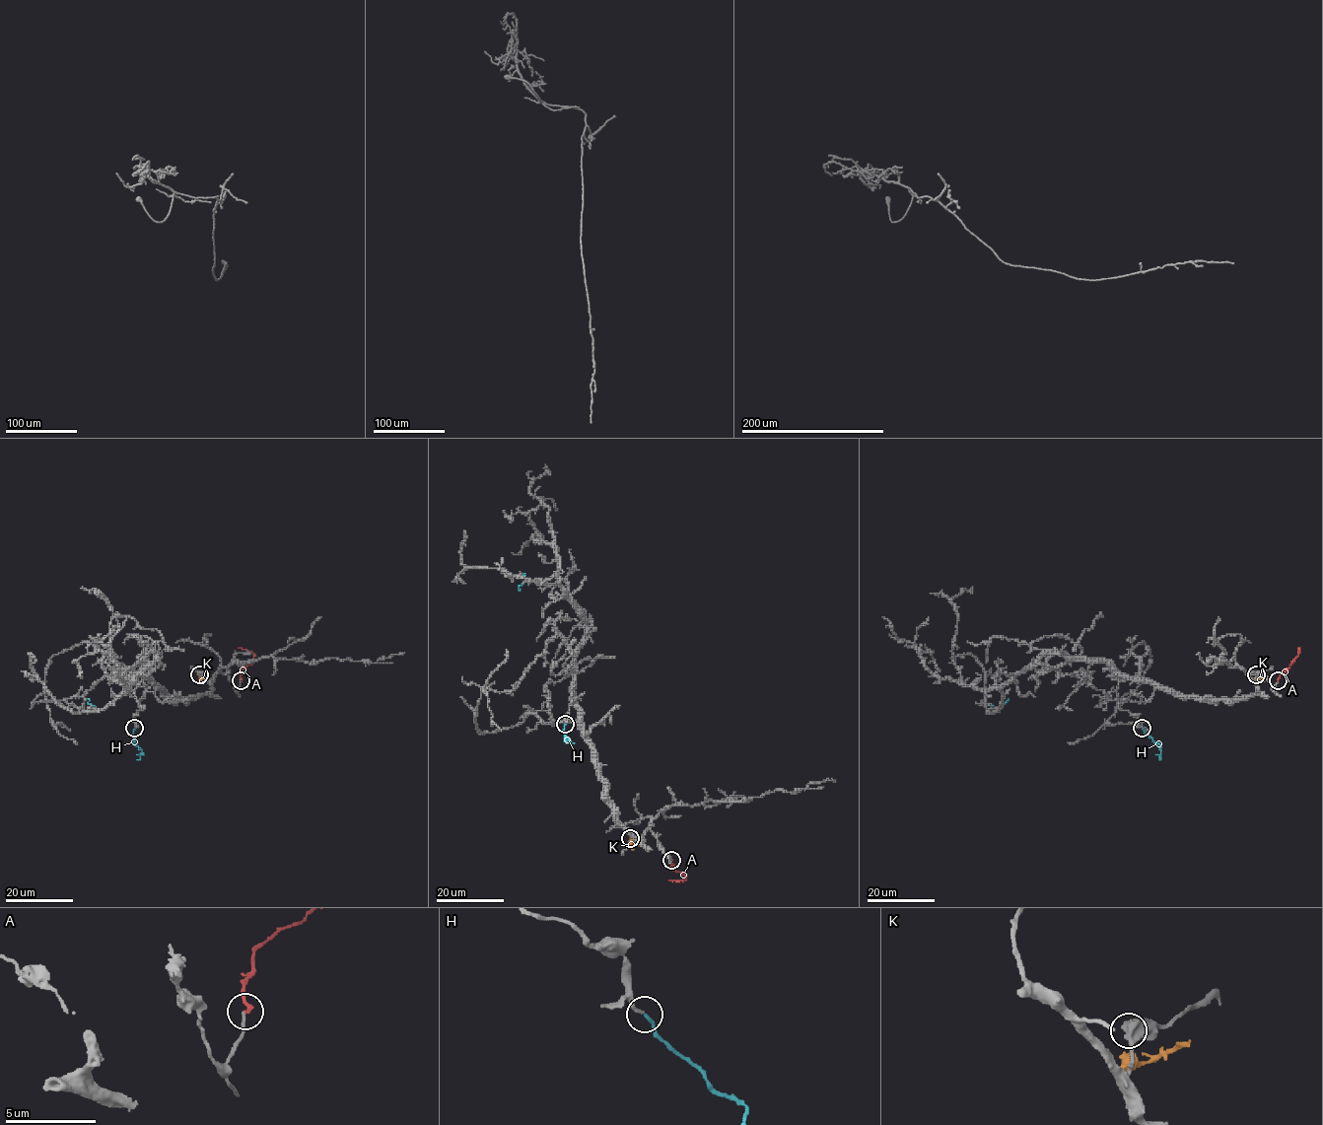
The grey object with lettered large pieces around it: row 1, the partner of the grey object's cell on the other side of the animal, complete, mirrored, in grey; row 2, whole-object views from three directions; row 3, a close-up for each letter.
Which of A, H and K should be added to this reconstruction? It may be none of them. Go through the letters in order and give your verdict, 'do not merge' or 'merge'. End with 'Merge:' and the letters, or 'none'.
A: merge
H: do not merge
K: do not merge
Merge: A

